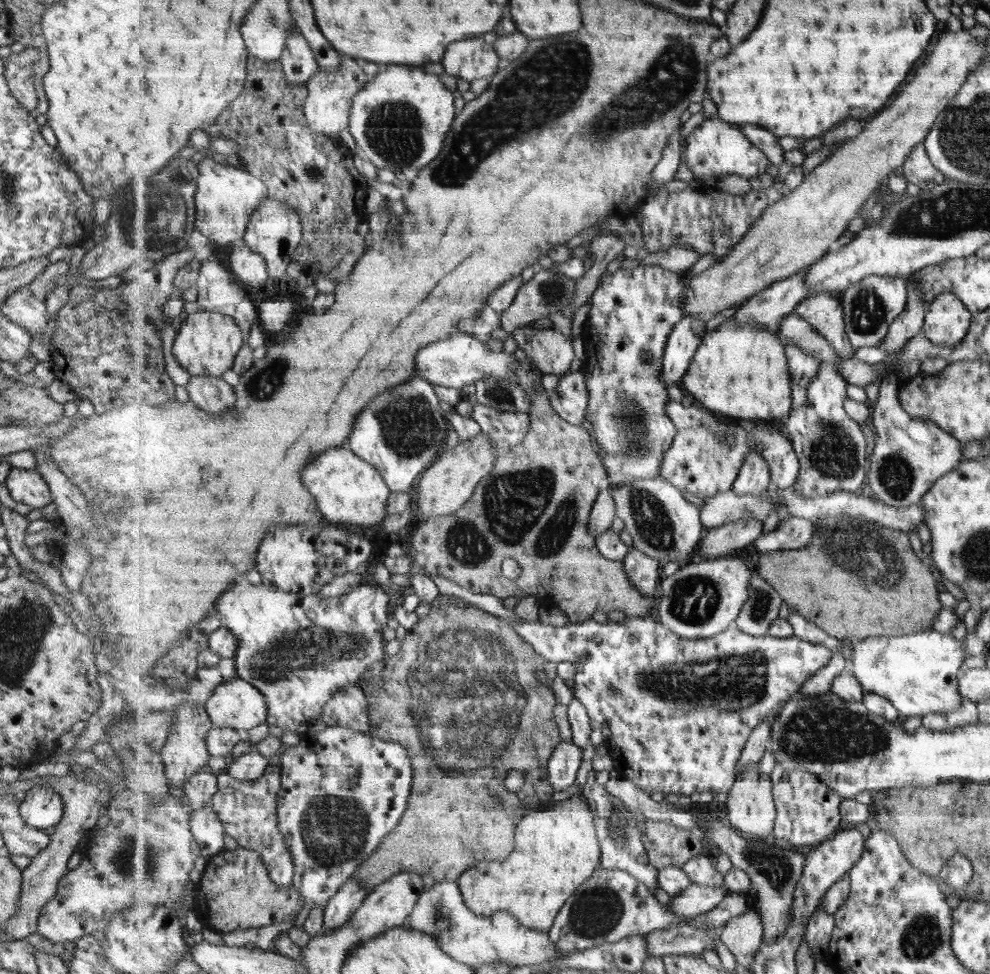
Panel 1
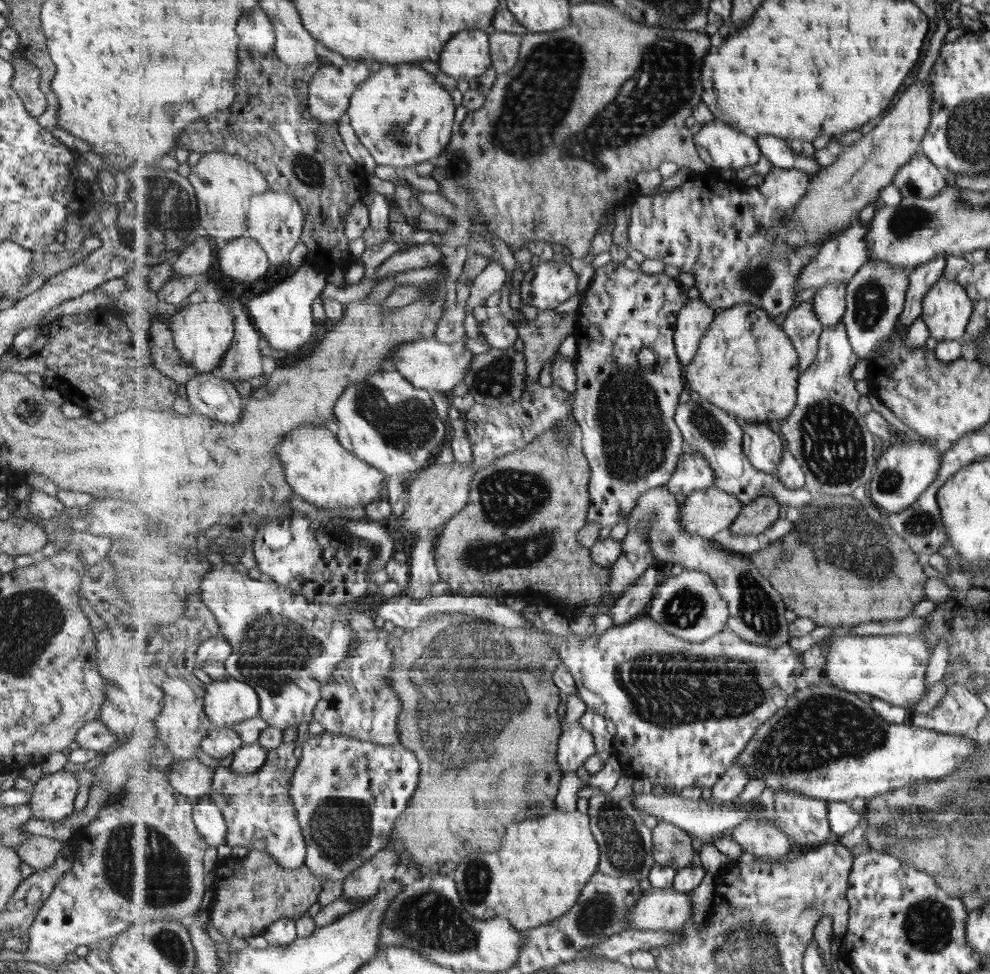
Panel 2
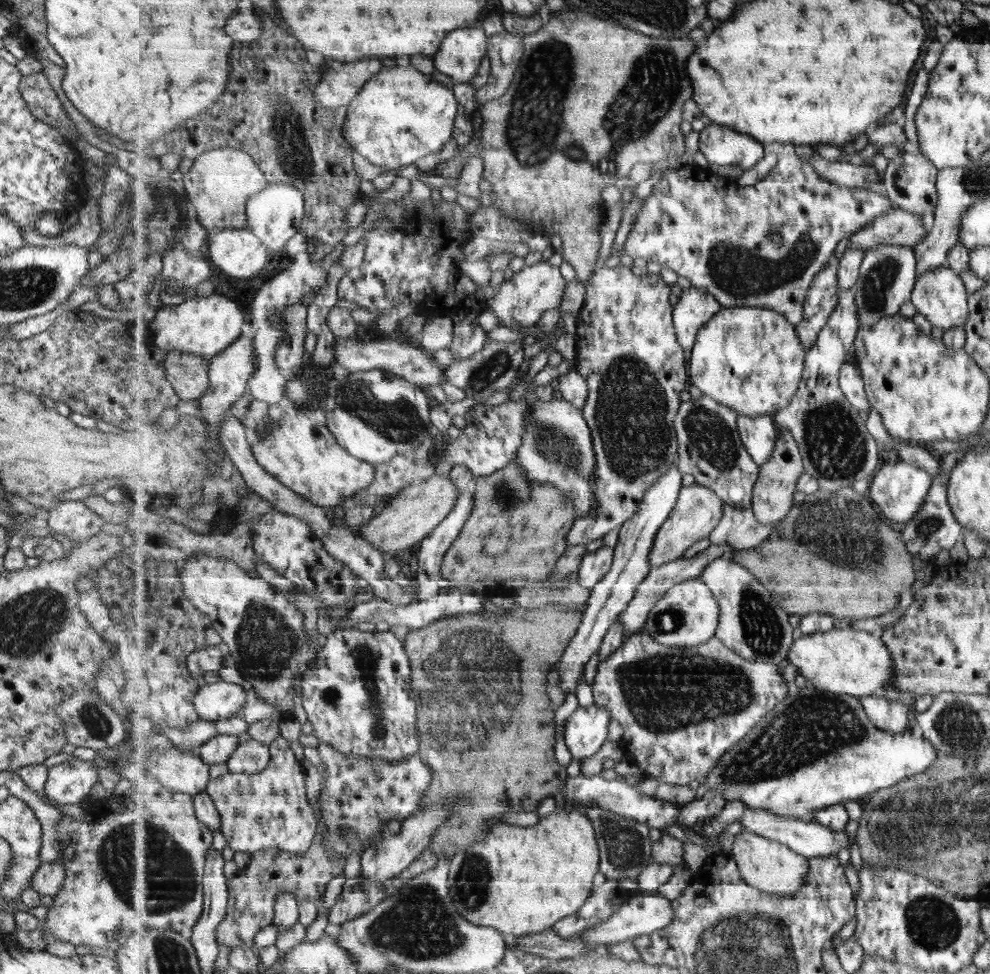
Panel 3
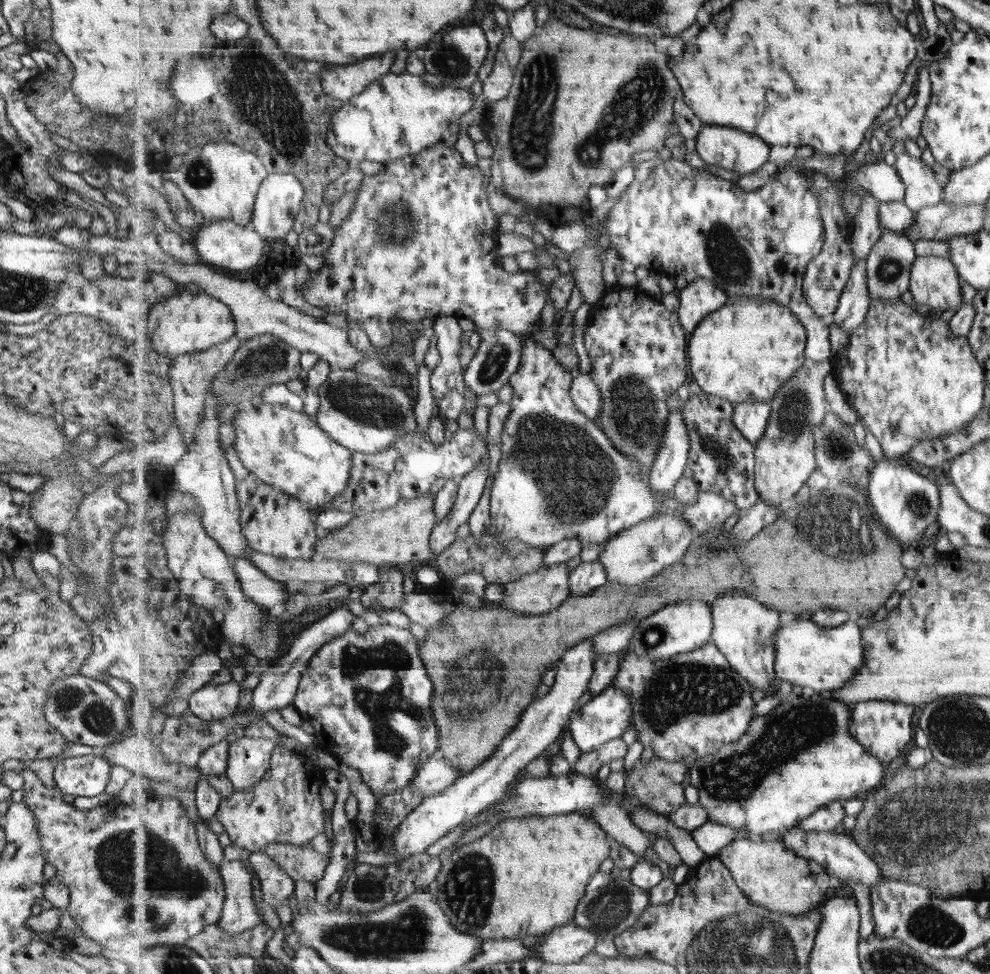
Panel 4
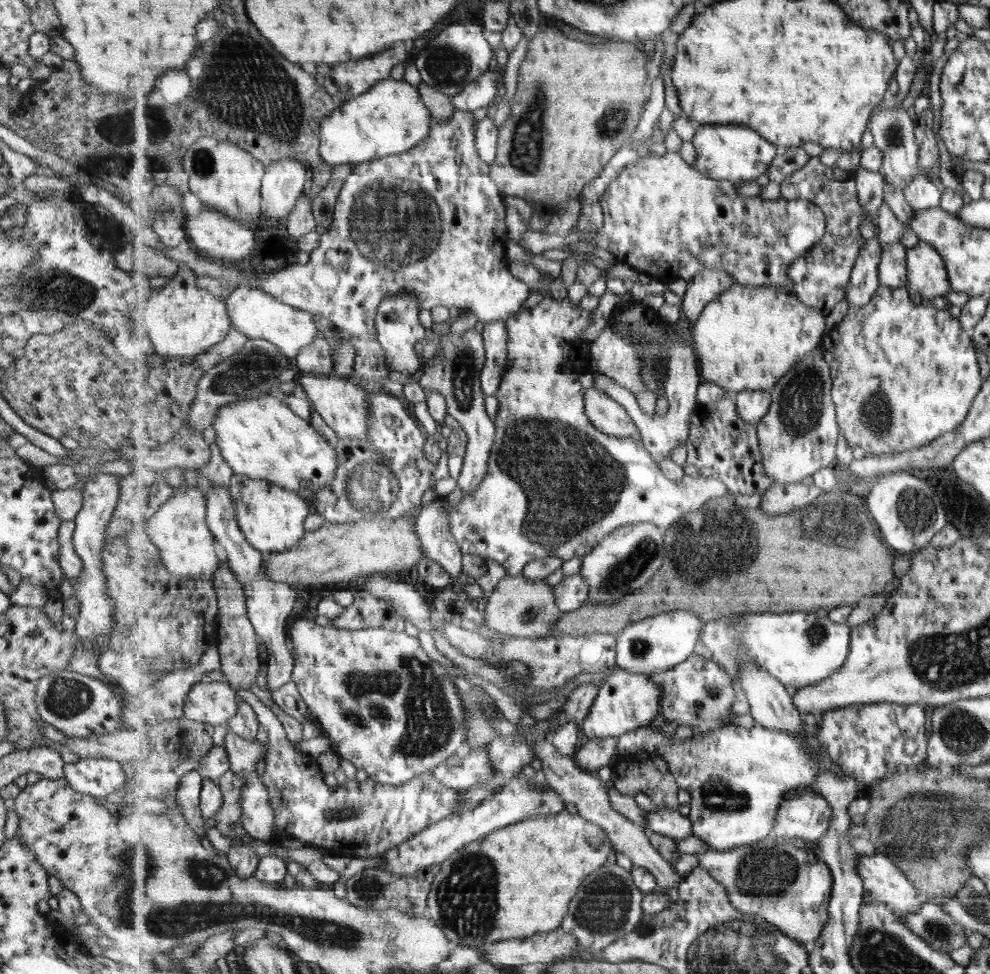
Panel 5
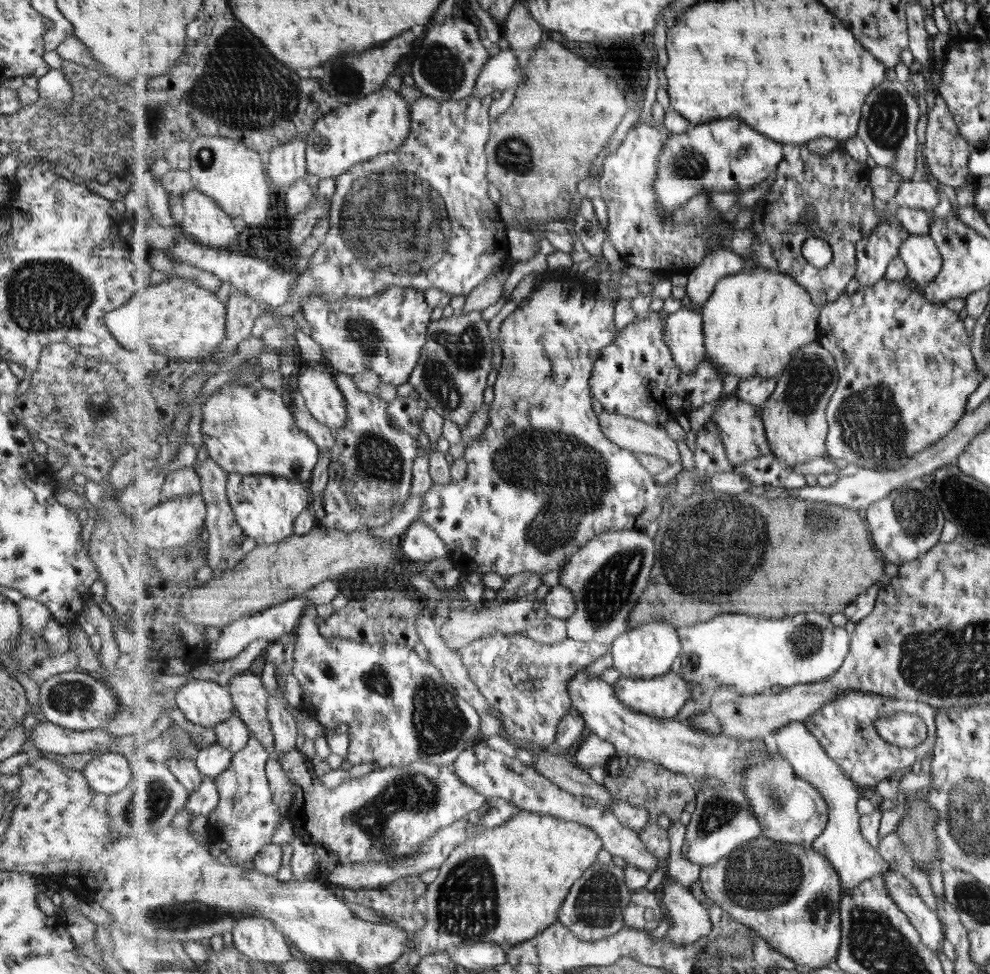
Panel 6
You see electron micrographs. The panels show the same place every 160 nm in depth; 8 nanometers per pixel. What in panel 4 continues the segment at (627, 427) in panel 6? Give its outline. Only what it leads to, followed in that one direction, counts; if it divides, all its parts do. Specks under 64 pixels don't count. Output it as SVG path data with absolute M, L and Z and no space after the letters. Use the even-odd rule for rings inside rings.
M580 372L575 377L573 386L571 386L571 397L581 412L598 423L603 399L601 399L599 386L593 381L590 374Z

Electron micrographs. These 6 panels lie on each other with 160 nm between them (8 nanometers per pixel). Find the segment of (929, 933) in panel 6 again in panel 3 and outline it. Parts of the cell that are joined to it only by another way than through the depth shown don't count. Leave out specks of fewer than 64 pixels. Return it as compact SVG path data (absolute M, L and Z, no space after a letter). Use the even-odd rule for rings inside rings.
M748 809L741 816L740 823L744 831L765 836L765 838L775 840L775 842L781 842L781 844L789 846L791 850L795 850L795 852L807 858L828 857L839 854L841 849L846 849L847 852L850 850L850 839L847 838L845 832L830 830L821 824L817 824L814 819L781 818L777 814L767 812L767 810L753 812L753 810Z

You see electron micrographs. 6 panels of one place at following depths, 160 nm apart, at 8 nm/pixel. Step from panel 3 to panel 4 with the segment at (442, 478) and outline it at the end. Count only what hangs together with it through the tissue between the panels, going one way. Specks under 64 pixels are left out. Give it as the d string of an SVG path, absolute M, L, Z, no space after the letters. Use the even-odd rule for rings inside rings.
M425 493L417 498L400 499L394 506L381 511L370 511L355 516L349 524L339 529L320 534L316 546L316 558L339 559L349 562L368 562L371 564L409 564L426 562L435 564L436 552L431 548L431 537L436 526L436 494Z

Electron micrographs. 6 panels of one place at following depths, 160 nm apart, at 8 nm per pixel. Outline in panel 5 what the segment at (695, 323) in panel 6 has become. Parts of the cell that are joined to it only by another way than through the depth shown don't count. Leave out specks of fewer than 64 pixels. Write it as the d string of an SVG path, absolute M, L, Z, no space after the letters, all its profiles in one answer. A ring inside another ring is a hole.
M679 320L673 324L668 324L665 328L667 328L667 334L671 336L671 353L669 353L667 384L665 384L665 394L669 408L664 415L658 416L655 413L652 418L648 419L646 412L639 409L638 400L631 391L619 386L619 382L615 382L610 376L592 370L594 387L606 393L610 398L617 400L628 410L628 413L640 428L642 442L646 449L653 455L655 461L659 463L665 461L665 459L669 461L671 452L682 442L687 446L690 435L690 418L697 407L695 404L697 403L697 388L703 383L700 371L701 364L699 363L699 358L697 358L695 342L691 340L689 326L684 320Z

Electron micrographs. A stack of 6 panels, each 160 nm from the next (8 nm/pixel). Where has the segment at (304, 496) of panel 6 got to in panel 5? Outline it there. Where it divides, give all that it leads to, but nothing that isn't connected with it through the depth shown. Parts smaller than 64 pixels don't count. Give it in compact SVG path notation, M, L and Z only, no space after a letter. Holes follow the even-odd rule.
M234 473L230 478L229 488L241 530L257 550L266 555L287 552L298 546L306 535L306 520L313 512L310 500L283 488L282 485L273 484L268 480L255 480L244 474Z

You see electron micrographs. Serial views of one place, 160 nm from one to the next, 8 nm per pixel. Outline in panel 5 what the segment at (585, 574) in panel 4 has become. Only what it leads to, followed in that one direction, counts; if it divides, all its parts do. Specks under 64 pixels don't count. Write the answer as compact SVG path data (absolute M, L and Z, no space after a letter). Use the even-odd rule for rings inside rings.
M575 573L565 576L560 583L554 586L557 600L557 608L564 612L579 610L590 597L589 581L583 573Z

